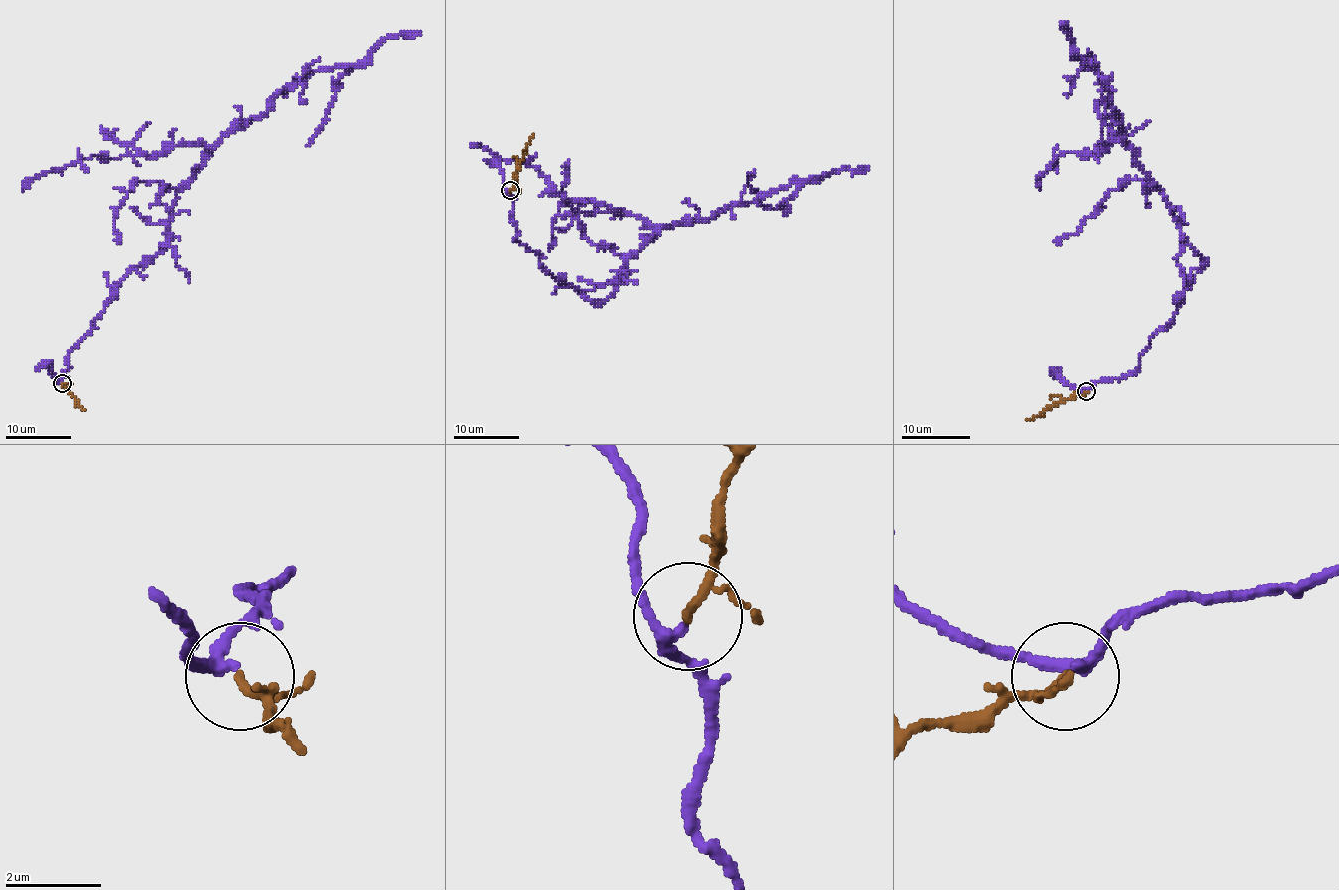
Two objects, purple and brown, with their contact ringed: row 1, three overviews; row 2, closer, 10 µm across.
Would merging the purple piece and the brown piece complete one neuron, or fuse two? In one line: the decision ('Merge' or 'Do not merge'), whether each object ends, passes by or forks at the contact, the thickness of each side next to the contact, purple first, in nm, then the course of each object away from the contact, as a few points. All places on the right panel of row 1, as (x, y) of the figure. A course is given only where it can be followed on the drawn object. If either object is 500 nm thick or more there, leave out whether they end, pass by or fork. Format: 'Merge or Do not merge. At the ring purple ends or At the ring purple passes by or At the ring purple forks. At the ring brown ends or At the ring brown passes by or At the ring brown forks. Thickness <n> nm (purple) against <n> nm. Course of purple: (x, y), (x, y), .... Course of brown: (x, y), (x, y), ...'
Merge. At the ring purple passes by. At the ring brown passes by. Thickness 200 nm (purple) against 120 nm. Course of purple: (1087, 391), (1138, 367), (1204, 259), (1135, 160), (1099, 71), (1077, 59), (1101, 79), (1097, 143). Course of brown: (1085, 391), (1065, 398), (1027, 420)

